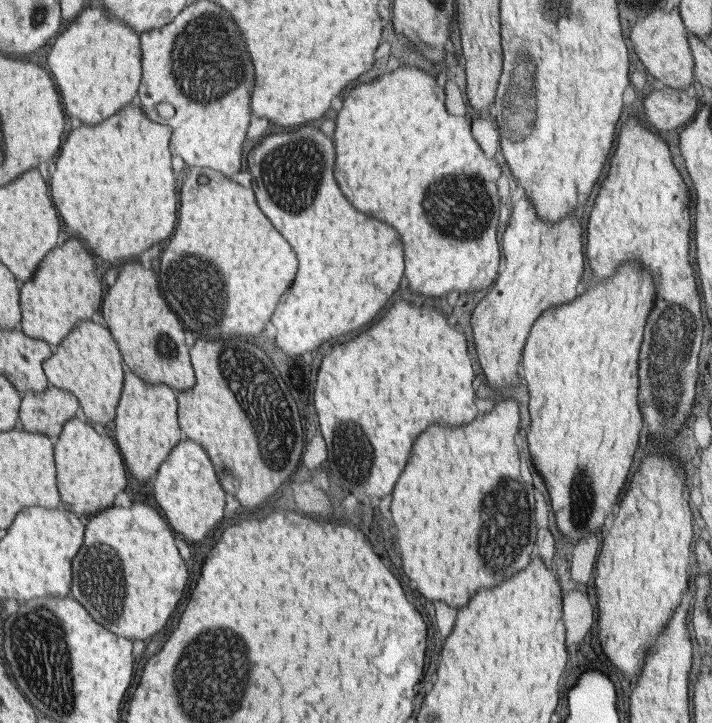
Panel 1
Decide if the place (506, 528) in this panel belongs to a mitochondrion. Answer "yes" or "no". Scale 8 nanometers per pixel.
yes

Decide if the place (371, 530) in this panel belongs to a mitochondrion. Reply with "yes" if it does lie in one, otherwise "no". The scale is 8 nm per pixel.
no

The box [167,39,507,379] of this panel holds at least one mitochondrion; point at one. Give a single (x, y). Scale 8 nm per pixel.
(290, 158)

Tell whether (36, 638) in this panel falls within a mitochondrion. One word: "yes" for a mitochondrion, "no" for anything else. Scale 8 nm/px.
yes

